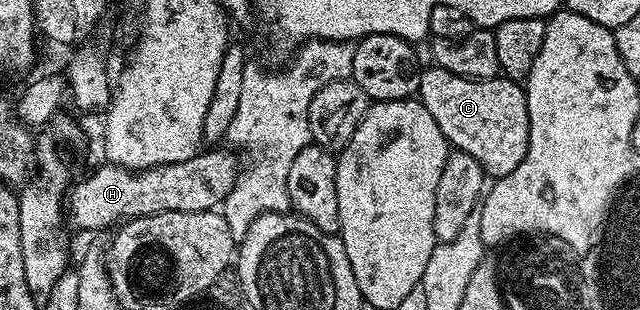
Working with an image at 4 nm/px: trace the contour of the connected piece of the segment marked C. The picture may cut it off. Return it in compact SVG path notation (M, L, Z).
M435 65L423 70L417 98L432 113L436 125L440 125L447 144L455 151L468 153L468 157L476 157L487 176L512 173L524 161L530 140L530 118L526 88L521 82L505 77L468 79Z

